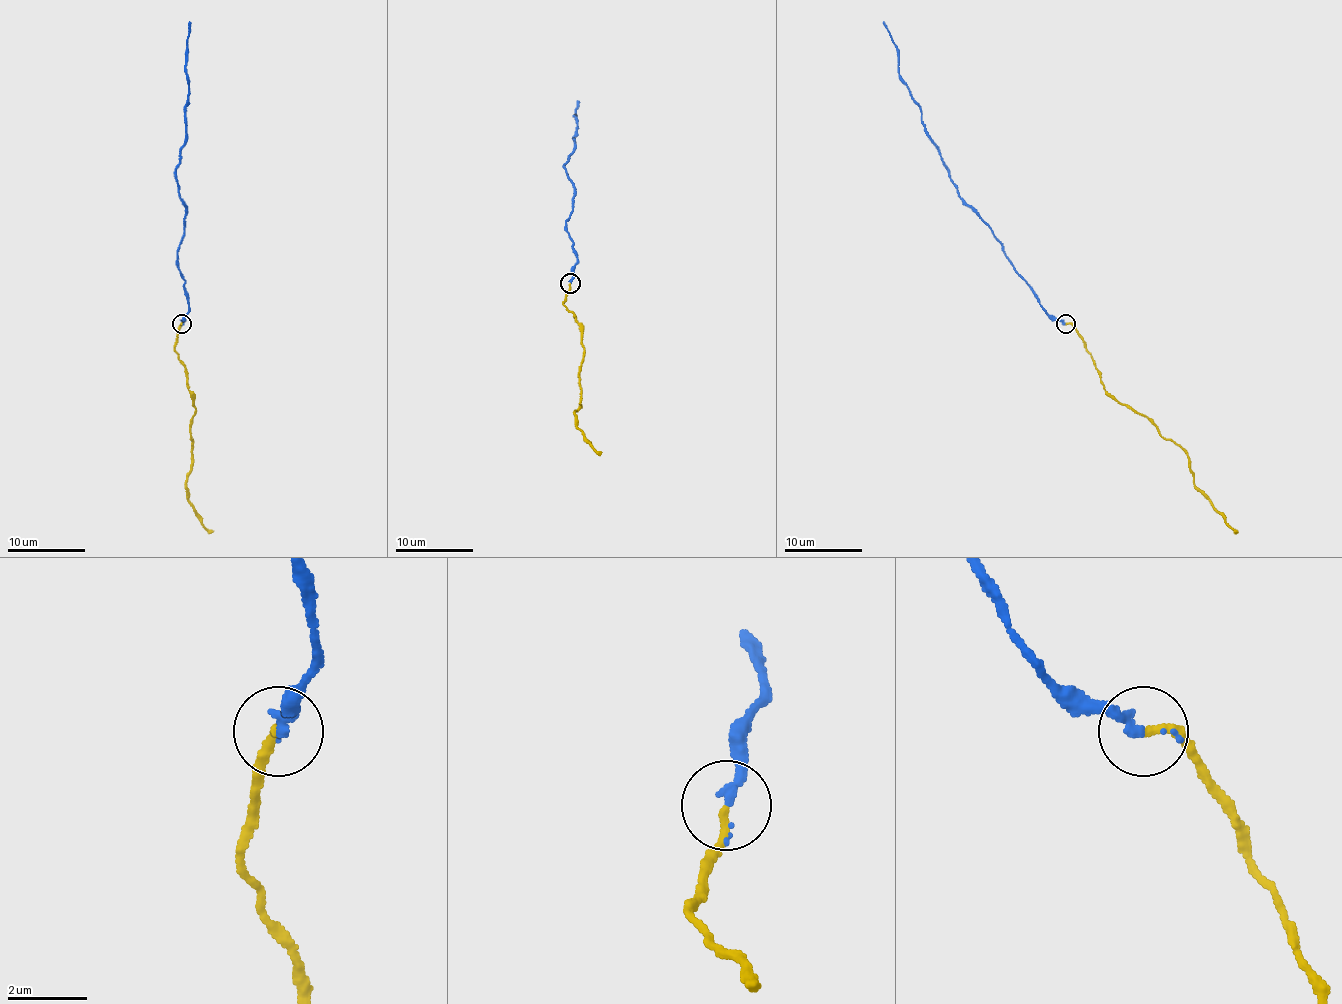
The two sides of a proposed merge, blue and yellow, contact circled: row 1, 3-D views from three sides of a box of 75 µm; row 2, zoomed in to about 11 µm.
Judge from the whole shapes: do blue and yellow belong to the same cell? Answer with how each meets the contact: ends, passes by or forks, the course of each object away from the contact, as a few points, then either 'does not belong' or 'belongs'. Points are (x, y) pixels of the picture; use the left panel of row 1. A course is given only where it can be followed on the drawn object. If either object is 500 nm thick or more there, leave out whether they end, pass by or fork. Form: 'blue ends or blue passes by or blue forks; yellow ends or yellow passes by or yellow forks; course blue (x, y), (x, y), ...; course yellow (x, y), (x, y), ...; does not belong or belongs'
blue passes by; yellow ends; course blue (182, 324), (188, 312), (178, 247), (186, 204), (176, 169), (186, 138), (186, 47), (192, 22); course yellow (182, 324), (174, 351), (186, 370), (195, 413), (190, 430), (192, 454), (186, 498), (199, 521), (213, 531); belongs

